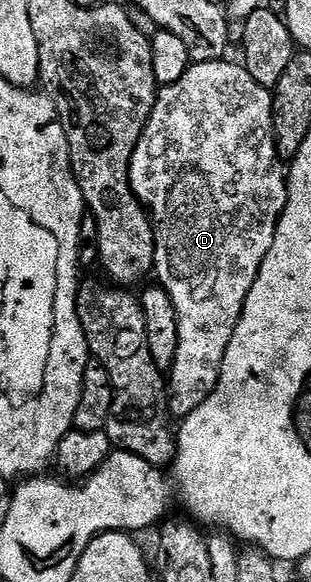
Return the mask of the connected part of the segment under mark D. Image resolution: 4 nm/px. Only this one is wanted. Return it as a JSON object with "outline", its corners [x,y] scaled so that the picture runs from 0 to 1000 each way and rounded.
{"outline":[[[772,107],[736,108],[621,108],[576,139],[527,144],[505,158],[505,177],[492,184],[486,201],[453,230],[447,249],[434,249],[434,263],[421,270],[415,316],[434,338],[466,354],[492,380],[492,419],[498,421],[498,479],[531,502],[563,517],[563,538],[576,545],[576,600],[563,607],[556,629],[537,637],[537,670],[543,674],[543,710],[556,716],[592,716],[640,703],[653,689],[698,667],[704,641],[717,627],[717,613],[730,607],[730,593],[743,593],[743,579],[756,572],[756,558],[768,558],[768,545],[781,538],[781,524],[807,503],[807,490],[820,490],[820,476],[871,428],[871,414],[884,414],[891,381],[904,376],[910,359],[923,352],[923,294],[907,275],[891,270],[878,241],[878,160],[875,155],[820,139],[807,125]]]}

